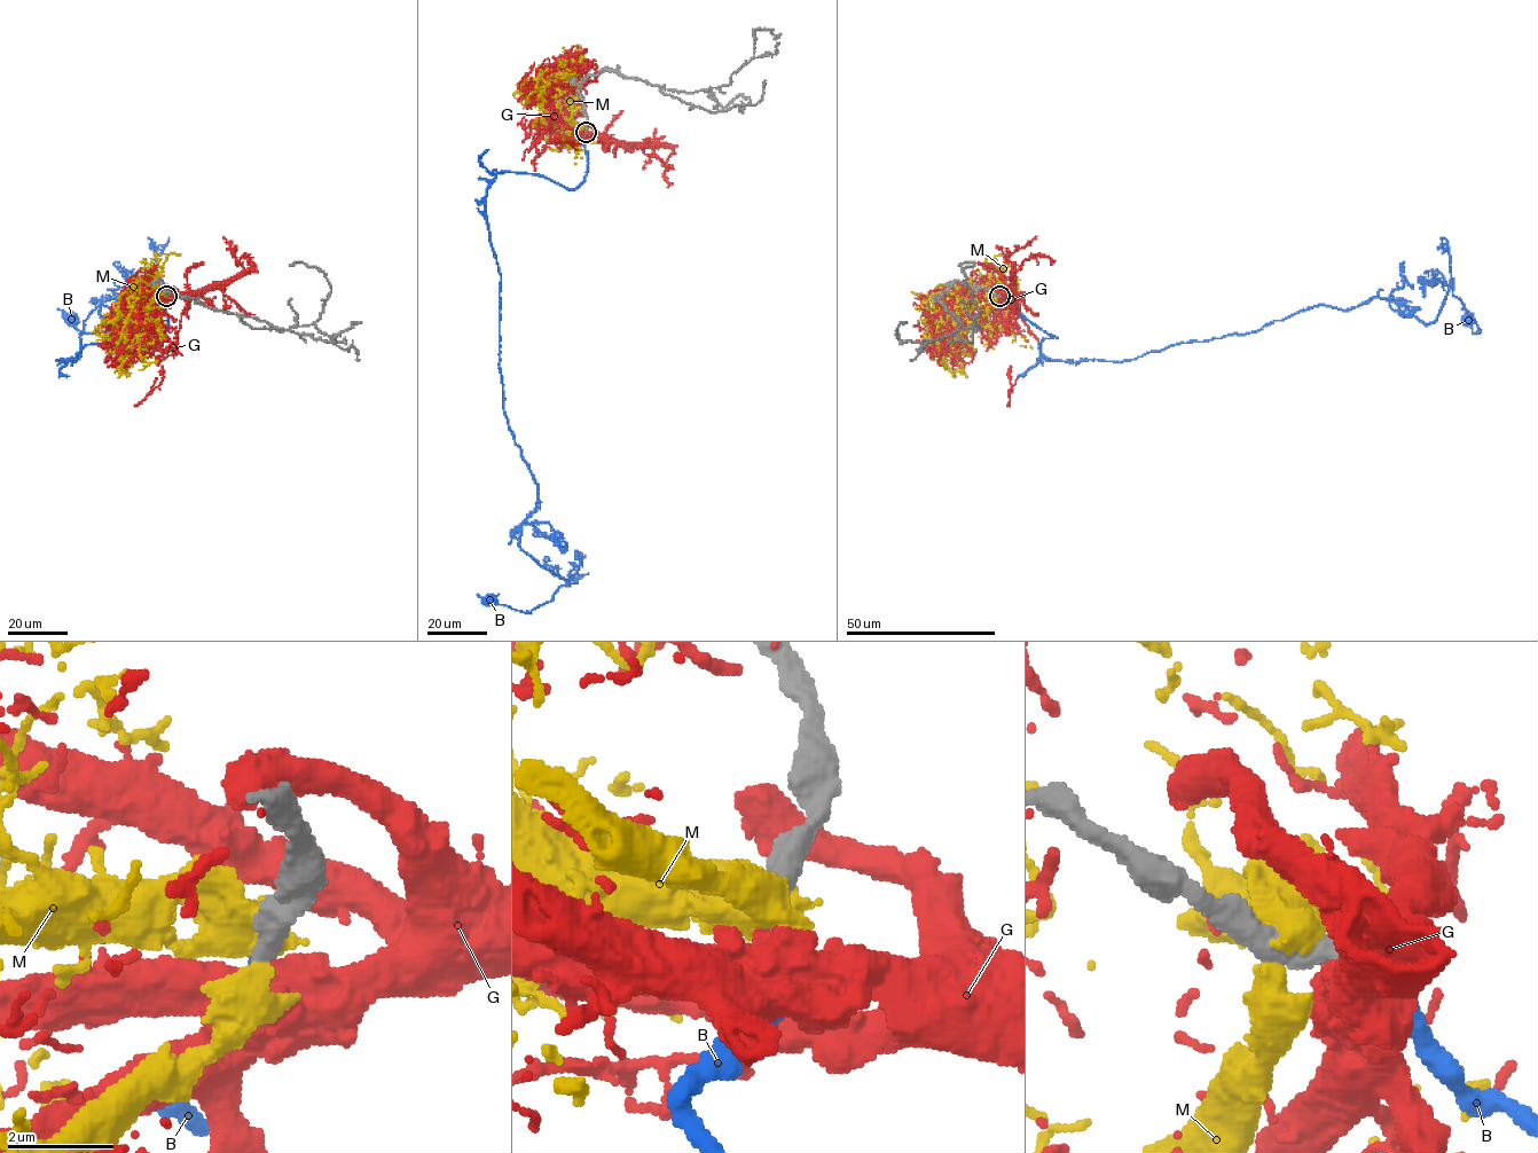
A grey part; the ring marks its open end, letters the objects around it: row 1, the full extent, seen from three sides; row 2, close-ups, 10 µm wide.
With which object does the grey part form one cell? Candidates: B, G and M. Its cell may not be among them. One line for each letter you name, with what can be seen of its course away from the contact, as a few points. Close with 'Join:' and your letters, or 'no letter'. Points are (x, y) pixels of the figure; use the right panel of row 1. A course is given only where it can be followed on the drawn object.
Join: no letter

